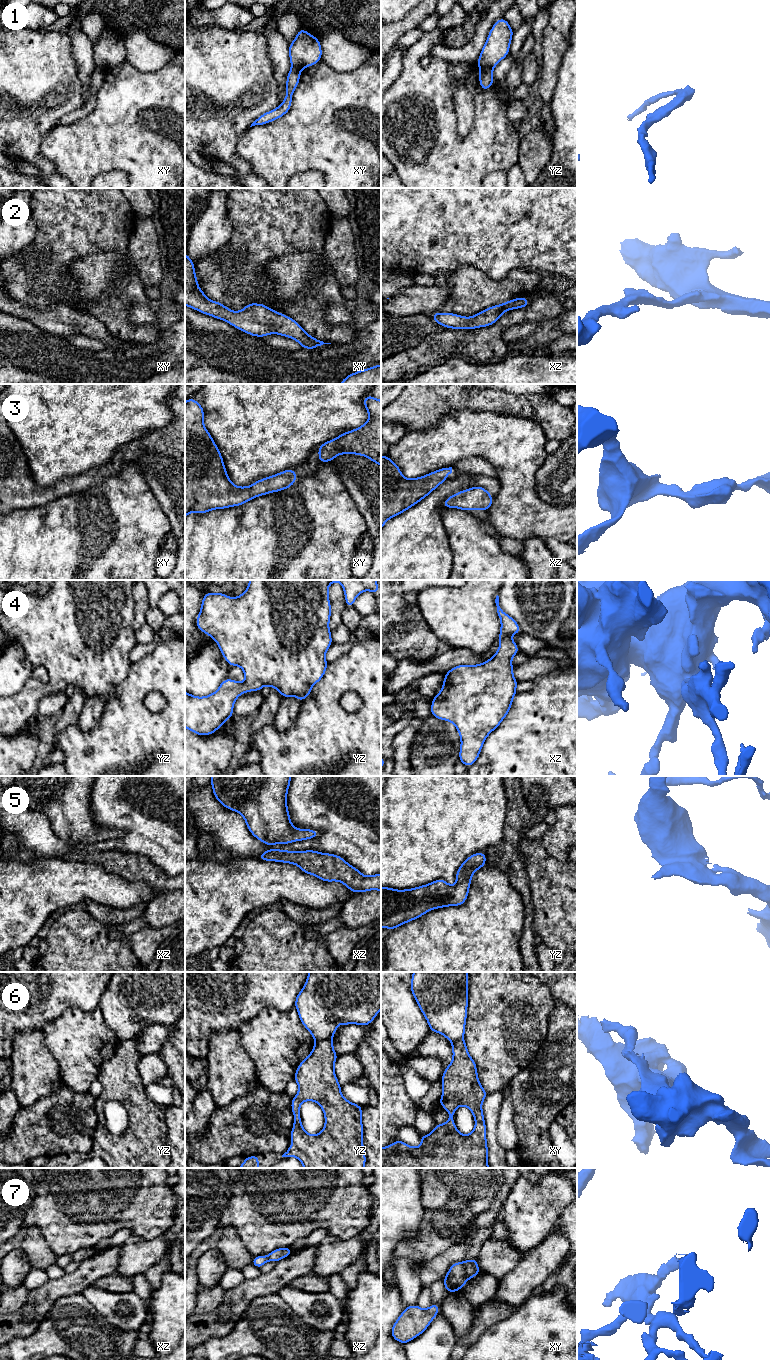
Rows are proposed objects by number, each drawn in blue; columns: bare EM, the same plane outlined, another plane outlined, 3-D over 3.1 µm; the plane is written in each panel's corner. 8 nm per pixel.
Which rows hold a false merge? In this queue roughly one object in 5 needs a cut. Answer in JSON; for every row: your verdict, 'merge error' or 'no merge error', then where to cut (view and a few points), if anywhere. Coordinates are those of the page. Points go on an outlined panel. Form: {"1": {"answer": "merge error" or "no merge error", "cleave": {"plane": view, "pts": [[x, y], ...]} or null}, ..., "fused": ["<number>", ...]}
{"1": {"answer": "merge error", "cleave": {"plane": "yz", "pts": [[479, 66], [492, 68]]}}, "2": {"answer": "no merge error", "cleave": null}, "3": {"answer": "no merge error", "cleave": null}, "4": {"answer": "no merge error", "cleave": null}, "5": {"answer": "no merge error", "cleave": null}, "6": {"answer": "merge error", "cleave": {"plane": "yz", "pts": [[331, 1037], [317, 1041]]}}, "7": {"answer": "merge error", "cleave": {"plane": "xy", "pts": [[461, 1263], [468, 1278]]}}, "fused": ["1", "6", "7"]}

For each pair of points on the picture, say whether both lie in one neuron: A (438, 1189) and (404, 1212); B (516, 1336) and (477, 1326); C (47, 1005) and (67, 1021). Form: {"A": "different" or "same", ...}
{"A": "different", "B": "different", "C": "different"}

